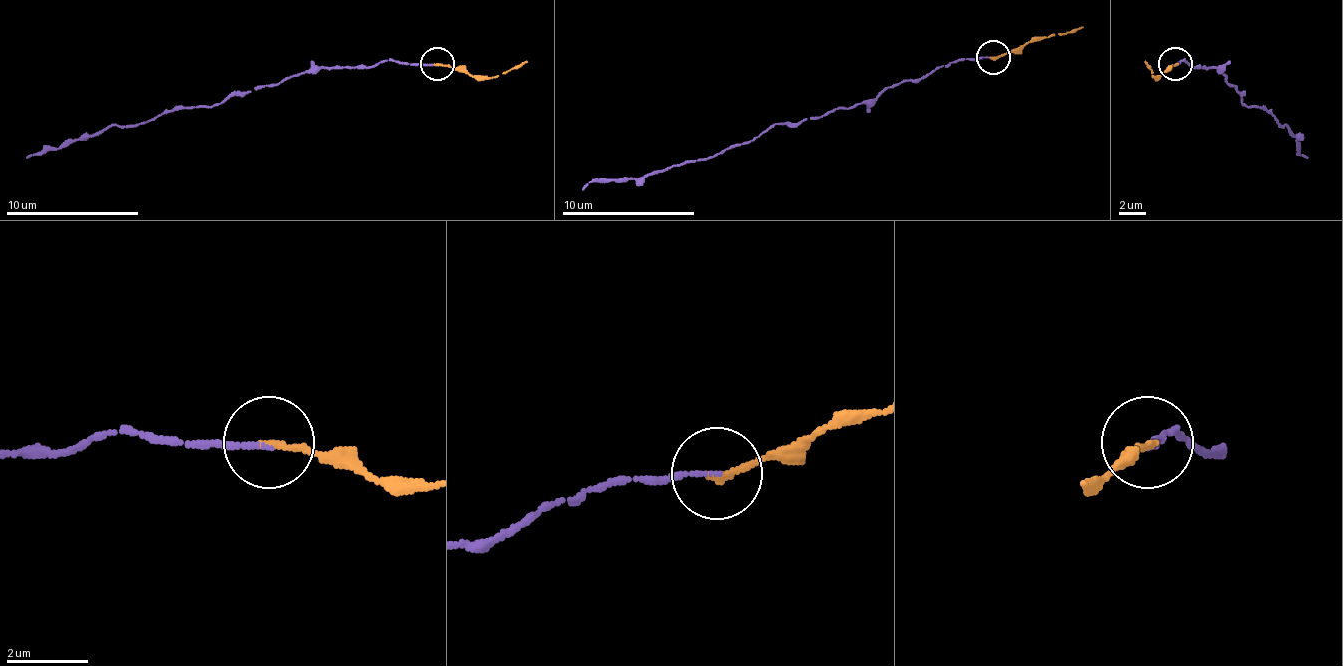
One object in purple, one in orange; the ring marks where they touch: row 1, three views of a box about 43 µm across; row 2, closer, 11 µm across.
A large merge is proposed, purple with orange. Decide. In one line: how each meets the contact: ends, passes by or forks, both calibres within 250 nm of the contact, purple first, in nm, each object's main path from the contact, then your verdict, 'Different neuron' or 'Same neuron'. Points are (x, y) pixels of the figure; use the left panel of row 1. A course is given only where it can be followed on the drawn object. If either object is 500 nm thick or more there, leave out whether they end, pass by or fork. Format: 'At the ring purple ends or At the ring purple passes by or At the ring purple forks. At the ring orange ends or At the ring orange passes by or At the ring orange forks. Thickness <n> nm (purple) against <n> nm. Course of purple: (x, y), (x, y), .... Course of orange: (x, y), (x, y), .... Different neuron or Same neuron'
At the ring purple ends. At the ring orange ends. Thickness 130 nm (purple) against 170 nm. Course of purple: (436, 63), (393, 59), (376, 66), (320, 66), (213, 103), (173, 109), (143, 123), (110, 126), (27, 156). Course of orange: (436, 63), (469, 76), (496, 76), (526, 59). Same neuron

